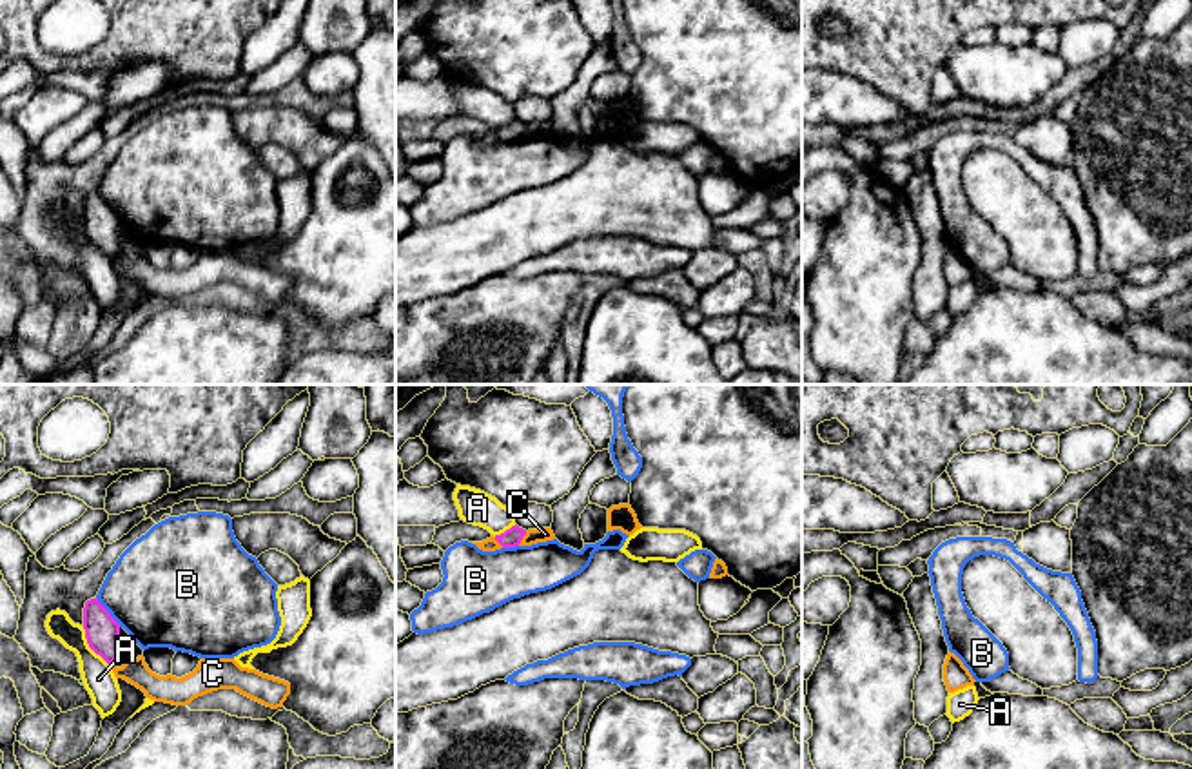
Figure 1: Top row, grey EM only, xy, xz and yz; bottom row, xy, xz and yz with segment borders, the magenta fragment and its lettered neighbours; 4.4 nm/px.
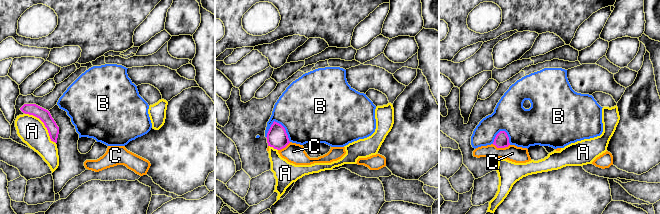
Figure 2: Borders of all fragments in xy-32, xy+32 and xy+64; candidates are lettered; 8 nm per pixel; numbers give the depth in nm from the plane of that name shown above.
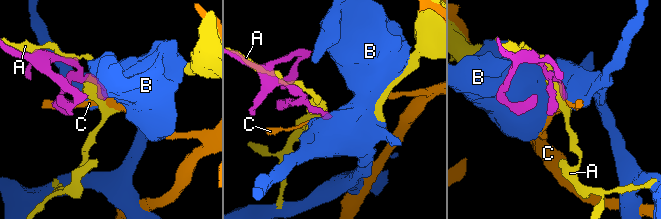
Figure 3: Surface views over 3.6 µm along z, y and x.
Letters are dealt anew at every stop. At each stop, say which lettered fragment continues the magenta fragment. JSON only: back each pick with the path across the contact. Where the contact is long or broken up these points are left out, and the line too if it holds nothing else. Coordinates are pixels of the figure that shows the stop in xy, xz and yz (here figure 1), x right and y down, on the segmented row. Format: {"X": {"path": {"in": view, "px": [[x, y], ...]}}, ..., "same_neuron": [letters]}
{"same_neuron": []}

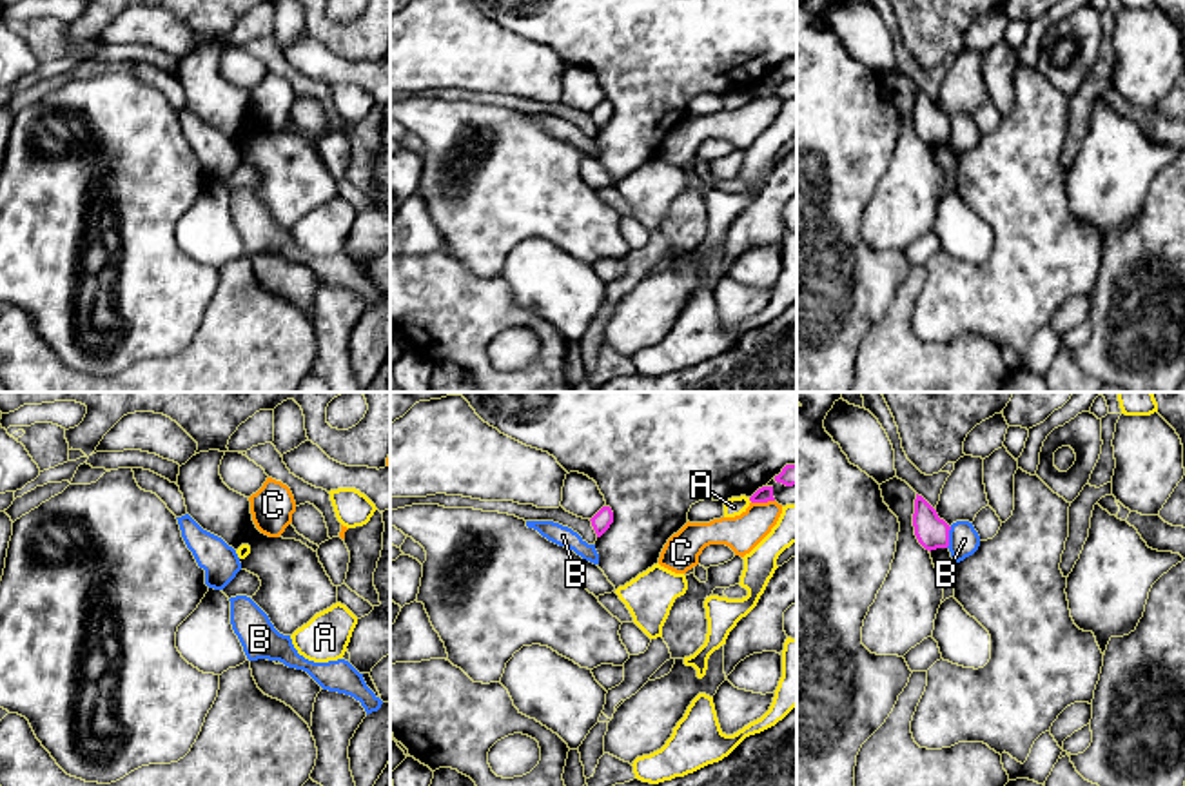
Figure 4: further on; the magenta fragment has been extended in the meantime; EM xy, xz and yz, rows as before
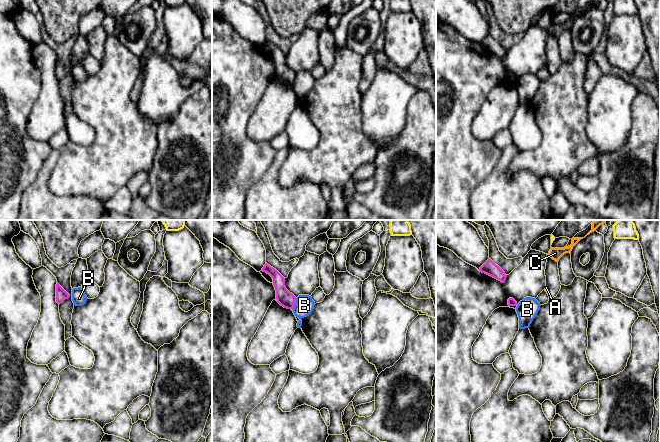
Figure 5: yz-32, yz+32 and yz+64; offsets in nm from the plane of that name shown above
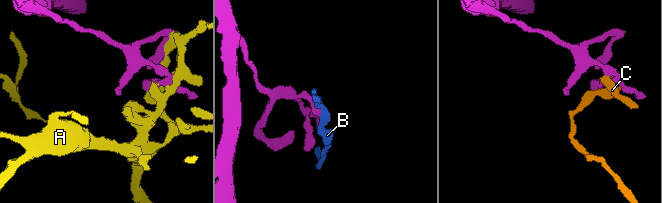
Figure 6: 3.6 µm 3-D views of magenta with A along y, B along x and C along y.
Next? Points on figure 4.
{"same_neuron": []}

